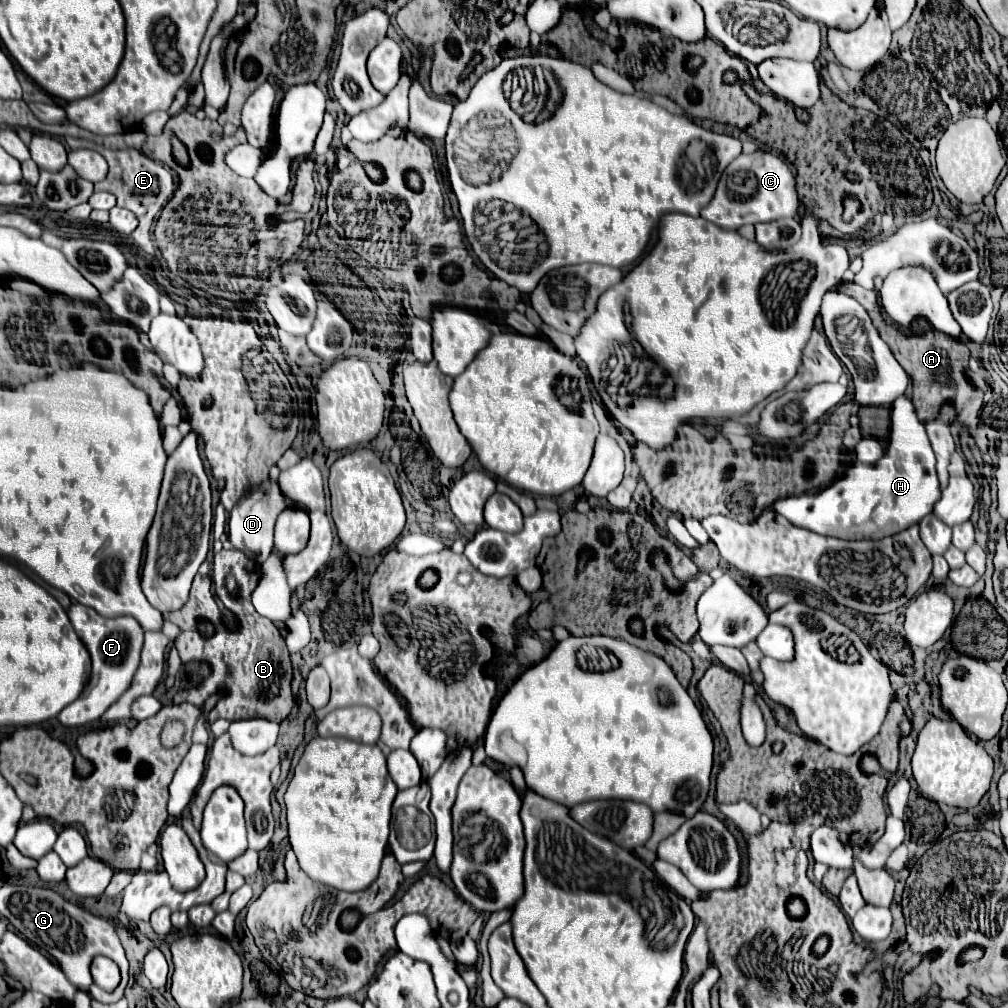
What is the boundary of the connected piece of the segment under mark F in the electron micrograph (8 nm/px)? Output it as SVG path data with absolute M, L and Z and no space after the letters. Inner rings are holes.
M72 603L72 607L68 609L68 617L70 617L74 631L78 633L78 637L82 639L82 643L86 645L86 649L90 653L92 673L90 673L88 685L84 687L80 697L60 711L58 721L66 727L80 727L80 725L98 721L102 717L102 713L128 691L132 677L140 663L144 631L142 631L140 623L130 615L108 619L108 617L102 617L100 613L96 613L92 607L86 607L80 603Z

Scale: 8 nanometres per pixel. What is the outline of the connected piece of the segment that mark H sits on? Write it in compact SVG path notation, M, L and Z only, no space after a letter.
M906 395L892 403L890 435L890 451L876 465L854 463L842 479L820 493L804 493L776 501L776 511L796 527L850 541L890 537L920 523L924 515L932 513L940 495L940 483L926 429Z

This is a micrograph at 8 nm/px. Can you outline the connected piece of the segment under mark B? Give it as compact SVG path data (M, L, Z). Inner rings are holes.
M222 549L214 555L214 587L210 575L196 575L190 599L186 605L174 613L164 613L164 619L176 623L182 631L176 637L174 645L180 653L182 661L206 661L212 667L212 673L208 679L204 679L196 689L188 689L178 693L178 701L190 701L198 707L204 705L204 701L214 693L224 693L216 707L208 713L208 721L214 723L216 719L248 719L248 717L266 717L270 721L282 721L290 713L294 705L294 697L290 691L292 681L292 665L290 665L290 653L286 649L286 643L280 635L280 631L274 627L274 623L262 615L256 613L256 609L250 603L250 595L256 589L260 581L258 565L246 559L242 551ZM232 573L238 583L236 595L230 595L224 585L224 577ZM222 609L228 609L234 615L234 627L230 629L224 621ZM198 621L210 621L216 629L212 637L202 637L196 631Z

